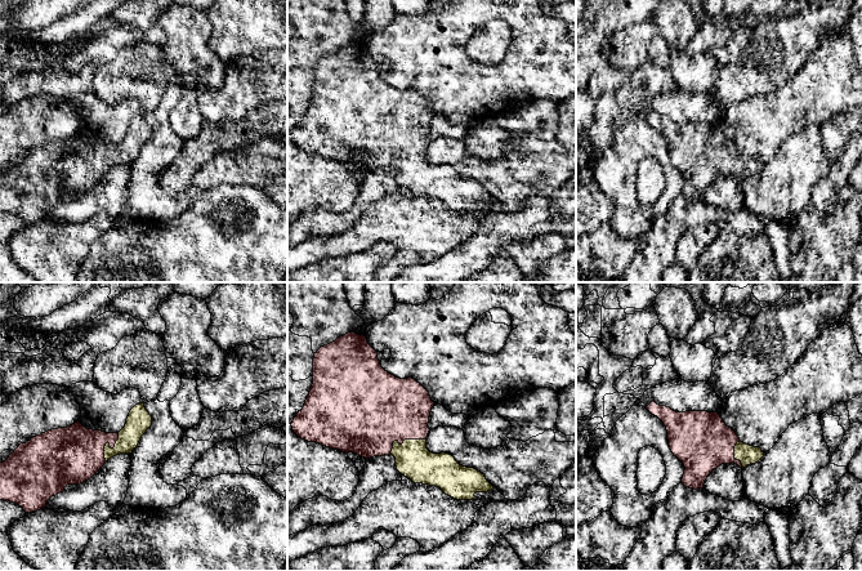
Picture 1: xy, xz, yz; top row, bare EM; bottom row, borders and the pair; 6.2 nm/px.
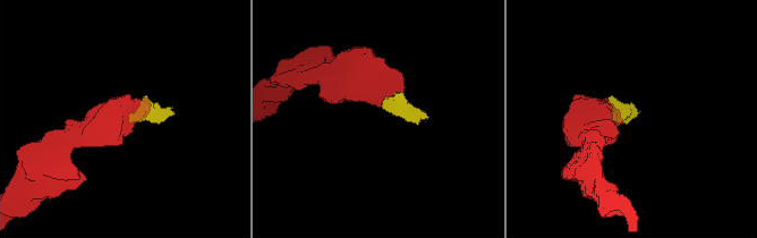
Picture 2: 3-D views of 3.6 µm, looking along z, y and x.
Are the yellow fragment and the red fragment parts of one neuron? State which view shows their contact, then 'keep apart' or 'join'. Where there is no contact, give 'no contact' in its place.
xz | join

